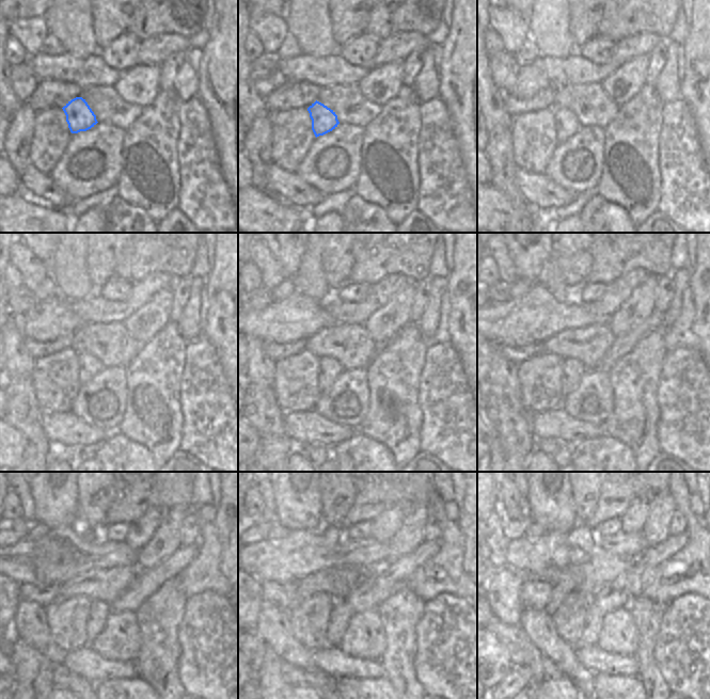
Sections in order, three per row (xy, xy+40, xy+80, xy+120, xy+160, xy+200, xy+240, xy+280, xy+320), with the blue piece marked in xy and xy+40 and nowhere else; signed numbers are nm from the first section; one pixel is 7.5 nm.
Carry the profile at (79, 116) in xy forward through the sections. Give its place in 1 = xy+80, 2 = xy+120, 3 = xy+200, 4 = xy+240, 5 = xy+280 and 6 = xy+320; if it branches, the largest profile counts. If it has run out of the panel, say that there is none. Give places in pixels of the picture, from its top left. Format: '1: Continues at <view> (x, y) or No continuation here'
1: Continues at xy+80 (566, 124)
2: Continues at xy+120 (89, 366)
3: Continues at xy+200 (572, 370)
4: Continues at xy+240 (99, 610)
5: Continues at xy+280 (341, 614)
6: Continues at xy+320 (593, 624)

